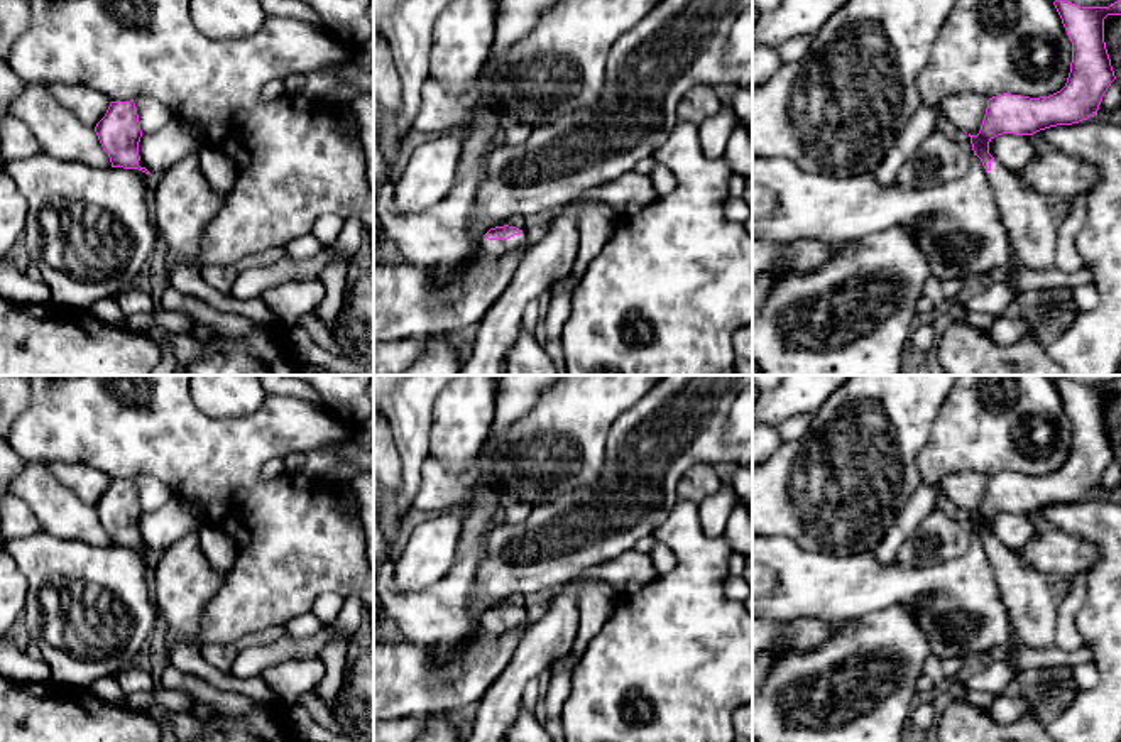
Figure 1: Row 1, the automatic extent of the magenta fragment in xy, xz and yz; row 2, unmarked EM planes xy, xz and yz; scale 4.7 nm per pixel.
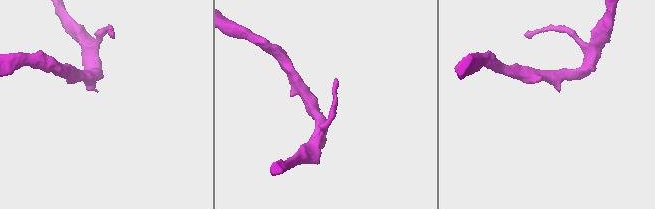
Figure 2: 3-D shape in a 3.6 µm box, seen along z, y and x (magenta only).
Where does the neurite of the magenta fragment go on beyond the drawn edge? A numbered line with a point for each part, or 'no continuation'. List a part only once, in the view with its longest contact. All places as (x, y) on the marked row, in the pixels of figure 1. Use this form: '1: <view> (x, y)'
1: xz (496, 247)

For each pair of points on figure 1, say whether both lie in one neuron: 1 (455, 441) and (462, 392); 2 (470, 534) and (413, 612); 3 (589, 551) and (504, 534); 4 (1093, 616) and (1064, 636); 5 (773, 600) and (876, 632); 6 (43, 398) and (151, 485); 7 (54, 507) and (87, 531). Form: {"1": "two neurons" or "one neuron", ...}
{"1": "one neuron", "2": "one neuron", "3": "one neuron", "4": "two neurons", "5": "two neurons", "6": "two neurons", "7": "one neuron"}

